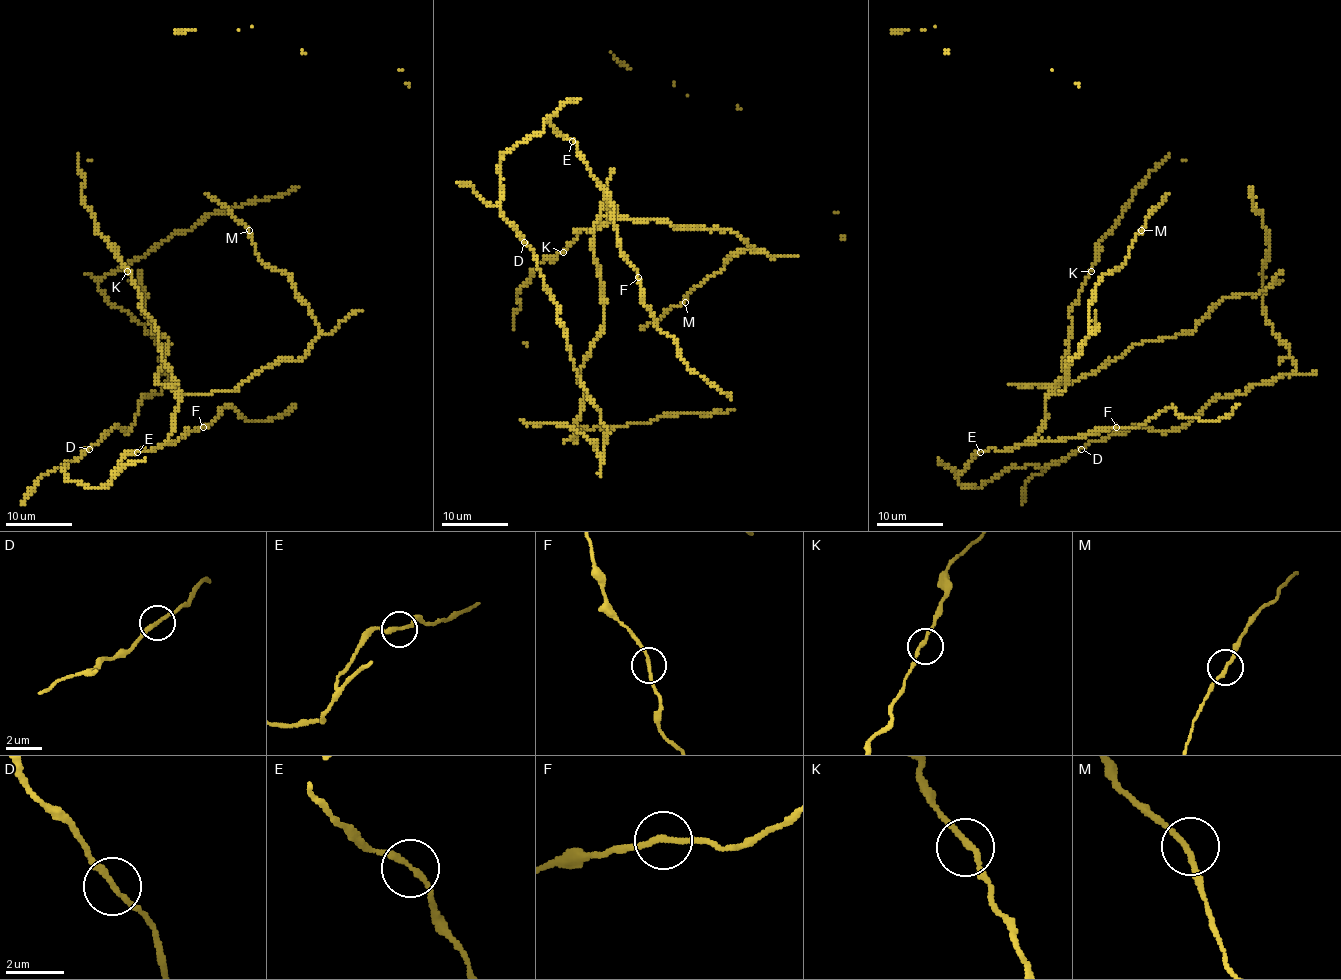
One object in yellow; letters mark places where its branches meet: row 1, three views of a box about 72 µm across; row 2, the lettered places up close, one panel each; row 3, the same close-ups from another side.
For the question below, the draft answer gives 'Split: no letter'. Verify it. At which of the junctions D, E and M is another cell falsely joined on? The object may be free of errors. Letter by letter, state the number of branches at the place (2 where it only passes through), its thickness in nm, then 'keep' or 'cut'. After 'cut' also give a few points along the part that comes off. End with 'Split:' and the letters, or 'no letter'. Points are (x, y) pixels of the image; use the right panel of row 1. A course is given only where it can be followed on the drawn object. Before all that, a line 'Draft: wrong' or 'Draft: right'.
Draft: right
D: 2 | 200 nm | keep
E: 2 | 200 nm | keep
M: 2 | 180 nm | keep
Split: no letter

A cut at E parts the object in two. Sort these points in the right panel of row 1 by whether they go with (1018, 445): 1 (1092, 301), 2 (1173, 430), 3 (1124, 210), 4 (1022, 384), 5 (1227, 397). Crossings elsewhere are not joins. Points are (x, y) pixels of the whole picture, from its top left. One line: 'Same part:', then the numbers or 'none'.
Same part: 3

